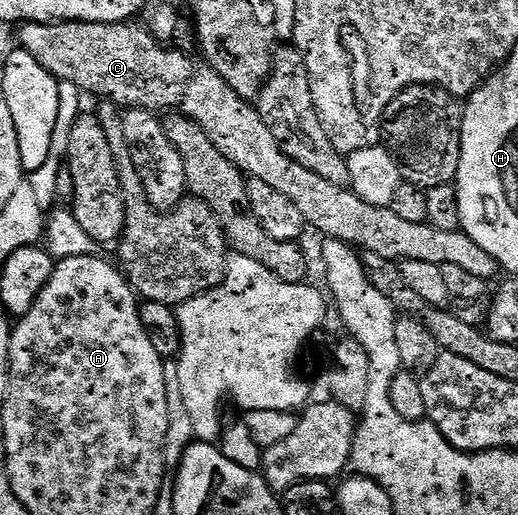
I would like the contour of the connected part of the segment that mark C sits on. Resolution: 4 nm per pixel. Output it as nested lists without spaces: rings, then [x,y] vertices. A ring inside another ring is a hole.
[[[136,21],[127,22],[27,22],[20,27],[21,42],[20,49],[31,54],[47,70],[54,75],[57,81],[70,82],[75,84],[86,95],[94,94],[97,100],[112,102],[118,108],[135,108],[152,112],[165,110],[182,114],[184,118],[189,118],[203,132],[207,132],[207,140],[235,164],[235,168],[242,174],[255,180],[263,180],[275,192],[287,196],[295,208],[299,208],[299,216],[303,216],[306,227],[318,230],[326,239],[345,242],[346,245],[356,248],[361,252],[375,252],[375,256],[383,256],[387,260],[395,263],[405,261],[423,261],[424,263],[442,266],[443,264],[456,264],[463,268],[463,272],[471,272],[471,276],[479,276],[486,280],[492,280],[499,274],[499,267],[496,260],[471,236],[467,236],[465,231],[457,229],[455,231],[443,231],[429,225],[428,221],[412,223],[403,220],[402,217],[395,216],[395,212],[388,206],[376,206],[367,204],[366,200],[361,200],[353,189],[348,185],[340,186],[331,184],[331,180],[323,180],[323,176],[315,176],[311,168],[303,168],[295,160],[283,152],[279,140],[271,136],[271,128],[263,124],[261,113],[257,110],[252,101],[240,98],[215,72],[204,62],[196,57],[188,58],[186,51],[181,48],[170,48],[168,45],[159,44],[157,39],[149,33],[144,25]]]

